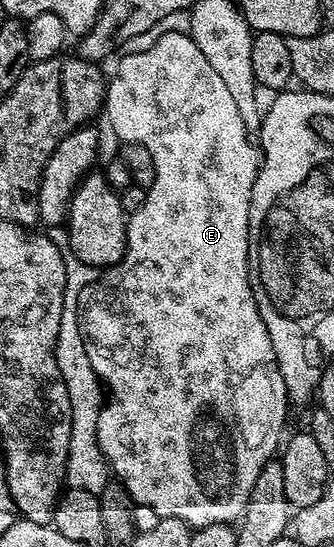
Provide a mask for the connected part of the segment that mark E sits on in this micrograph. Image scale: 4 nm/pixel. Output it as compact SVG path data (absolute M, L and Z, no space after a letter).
M166 31L158 34L149 48L122 54L117 61L117 72L113 79L111 75L105 89L103 115L109 118L109 127L121 138L122 144L138 143L151 153L155 161L155 181L147 188L143 205L128 216L125 255L116 267L106 267L98 274L84 296L83 310L79 315L87 357L91 357L91 367L107 388L97 426L99 449L109 462L109 470L116 482L125 486L134 504L138 508L150 507L157 519L178 519L190 529L216 523L233 525L245 516L263 465L270 463L282 446L281 434L285 431L285 418L291 408L289 390L271 345L271 333L267 333L267 325L263 325L263 317L259 317L259 305L255 305L249 280L249 206L259 166L259 151L254 140L253 143L249 140L252 139L251 132L246 129L243 117L239 117L239 105L235 105L225 82L215 69L211 69L192 35L184 31Z

